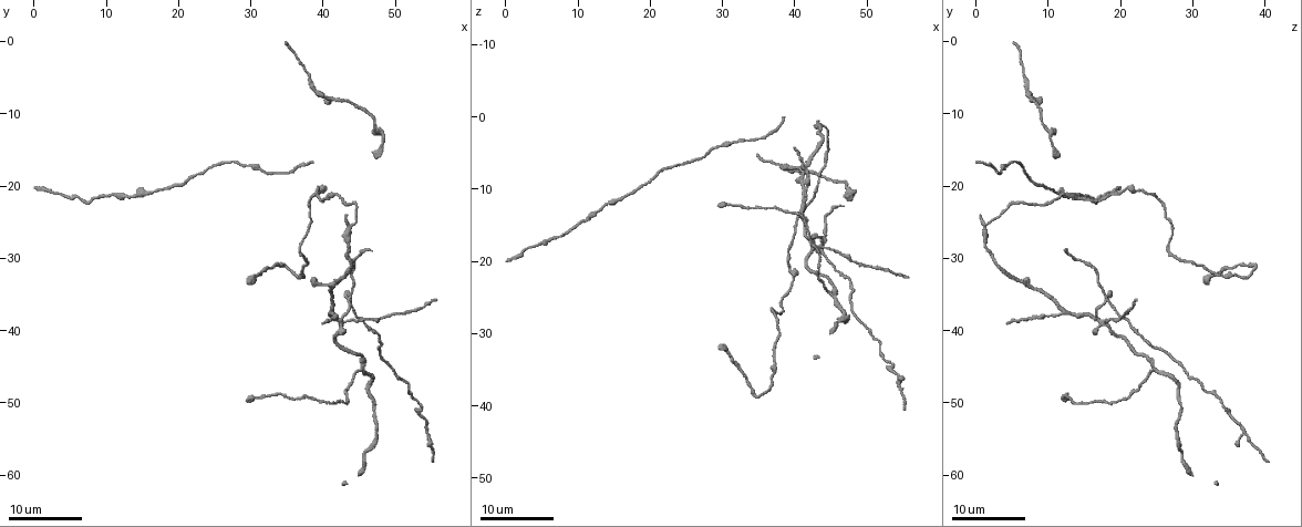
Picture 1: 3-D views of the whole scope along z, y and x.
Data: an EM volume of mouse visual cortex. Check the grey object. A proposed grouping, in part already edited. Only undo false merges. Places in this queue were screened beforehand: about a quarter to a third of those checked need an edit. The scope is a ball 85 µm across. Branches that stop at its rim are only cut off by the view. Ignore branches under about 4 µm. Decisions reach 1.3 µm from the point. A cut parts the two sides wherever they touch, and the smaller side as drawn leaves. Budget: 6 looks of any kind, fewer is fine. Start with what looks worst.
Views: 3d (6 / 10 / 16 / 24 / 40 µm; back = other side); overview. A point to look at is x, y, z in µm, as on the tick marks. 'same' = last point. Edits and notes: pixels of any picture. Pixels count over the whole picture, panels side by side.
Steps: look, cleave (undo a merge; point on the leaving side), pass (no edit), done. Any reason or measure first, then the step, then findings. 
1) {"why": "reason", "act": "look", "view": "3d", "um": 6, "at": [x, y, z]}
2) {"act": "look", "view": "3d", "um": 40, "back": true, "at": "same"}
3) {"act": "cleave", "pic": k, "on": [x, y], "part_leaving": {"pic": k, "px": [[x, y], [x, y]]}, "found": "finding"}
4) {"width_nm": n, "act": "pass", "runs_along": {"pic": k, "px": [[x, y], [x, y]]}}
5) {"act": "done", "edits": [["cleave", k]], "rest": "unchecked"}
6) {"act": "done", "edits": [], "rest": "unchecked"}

{"why": "looks like a crossing", "act": "look", "view": "3d", "um": 16, "at": [43.5, 36.0, 18.5]}

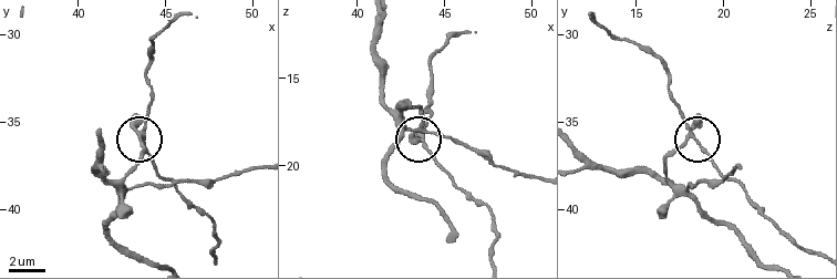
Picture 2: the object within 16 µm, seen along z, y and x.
{"act": "look", "view": "3d", "um": 6, "at": [43.7, 35.8, 18.1]}

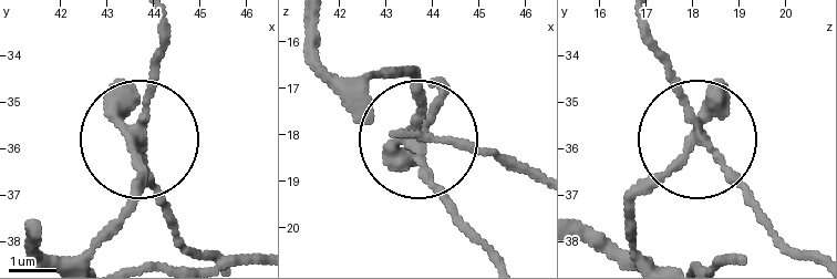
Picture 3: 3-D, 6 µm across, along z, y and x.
{"width_nm": 250, "act": "cleave", "pic": 3, "on": [157, 72], "part_leaving": {"pic": 3, "px": [[136, 133], [156, 200], [208, 260]]}, "found": "two neurons meet here"}

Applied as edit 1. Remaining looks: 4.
{"act": "look", "view": "overview"}

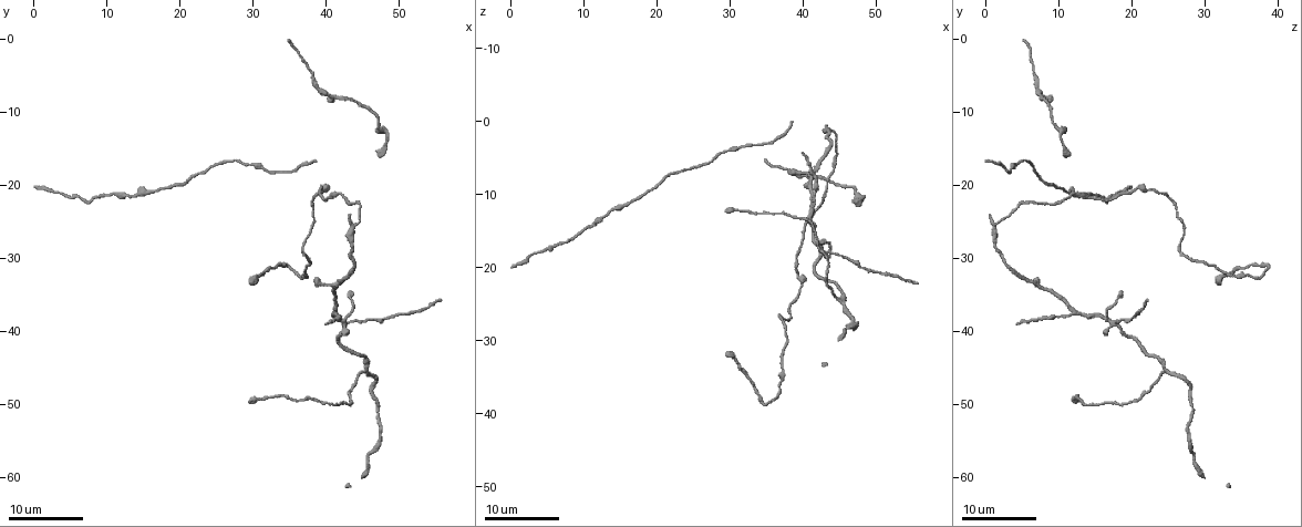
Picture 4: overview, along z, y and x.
{"why": "side arm on a straight run", "act": "look", "view": "3d", "um": 24, "at": [41.5, 37.5, 12.0]}

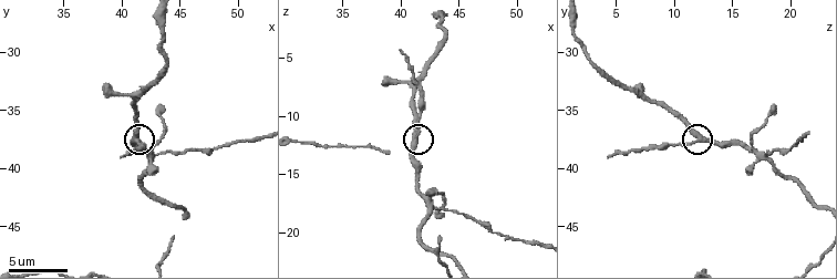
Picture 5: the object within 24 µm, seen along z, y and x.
{"act": "look", "view": "3d", "um": 10, "at": [41.2, 37.4, 12.2]}

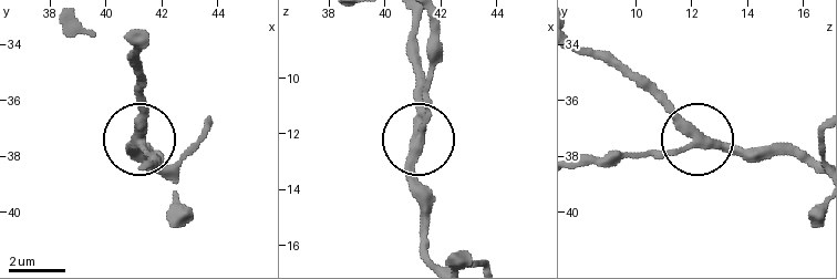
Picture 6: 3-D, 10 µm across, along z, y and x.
{"side_arm_um": 9, "act": "pass", "runs_along": {"pic": 6, "px": [[417, 23], [415, 133], [430, 110], [430, 54]]}, "found": "continuous, no second neuron"}

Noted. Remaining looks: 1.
{"act": "done", "edits": [["cleave", 3]], "rest": "unchecked"}

